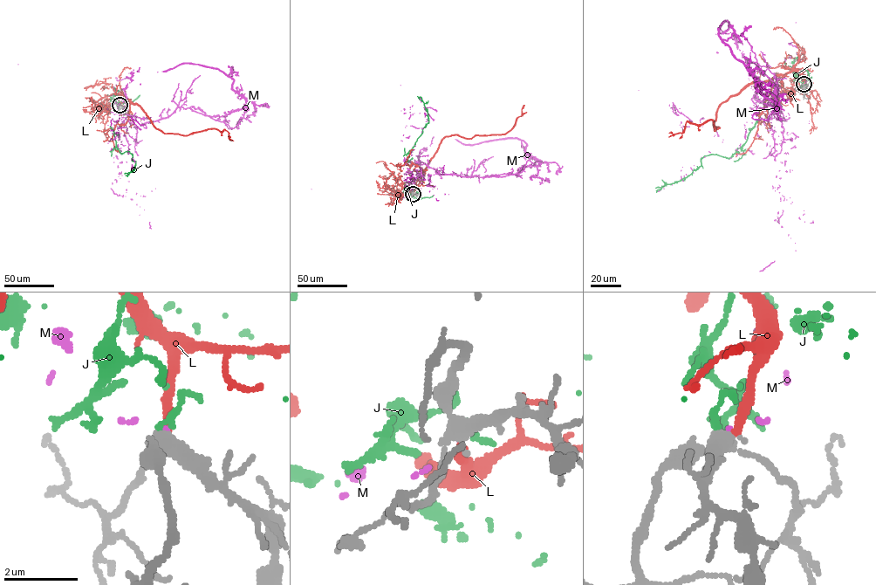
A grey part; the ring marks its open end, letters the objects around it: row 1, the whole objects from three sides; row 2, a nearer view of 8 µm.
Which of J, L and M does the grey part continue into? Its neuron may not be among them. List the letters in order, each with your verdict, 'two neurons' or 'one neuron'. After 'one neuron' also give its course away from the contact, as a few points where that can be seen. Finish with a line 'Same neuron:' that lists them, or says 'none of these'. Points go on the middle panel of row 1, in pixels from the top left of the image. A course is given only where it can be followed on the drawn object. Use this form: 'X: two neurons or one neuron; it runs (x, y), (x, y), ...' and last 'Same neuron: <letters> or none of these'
J: two neurons
L: one neuron; it runs (413, 194), (424, 168), (445, 137), (457, 134), (471, 138), (476, 135), (506, 134), (522, 115), (524, 105)
M: two neurons
Same neuron: L

